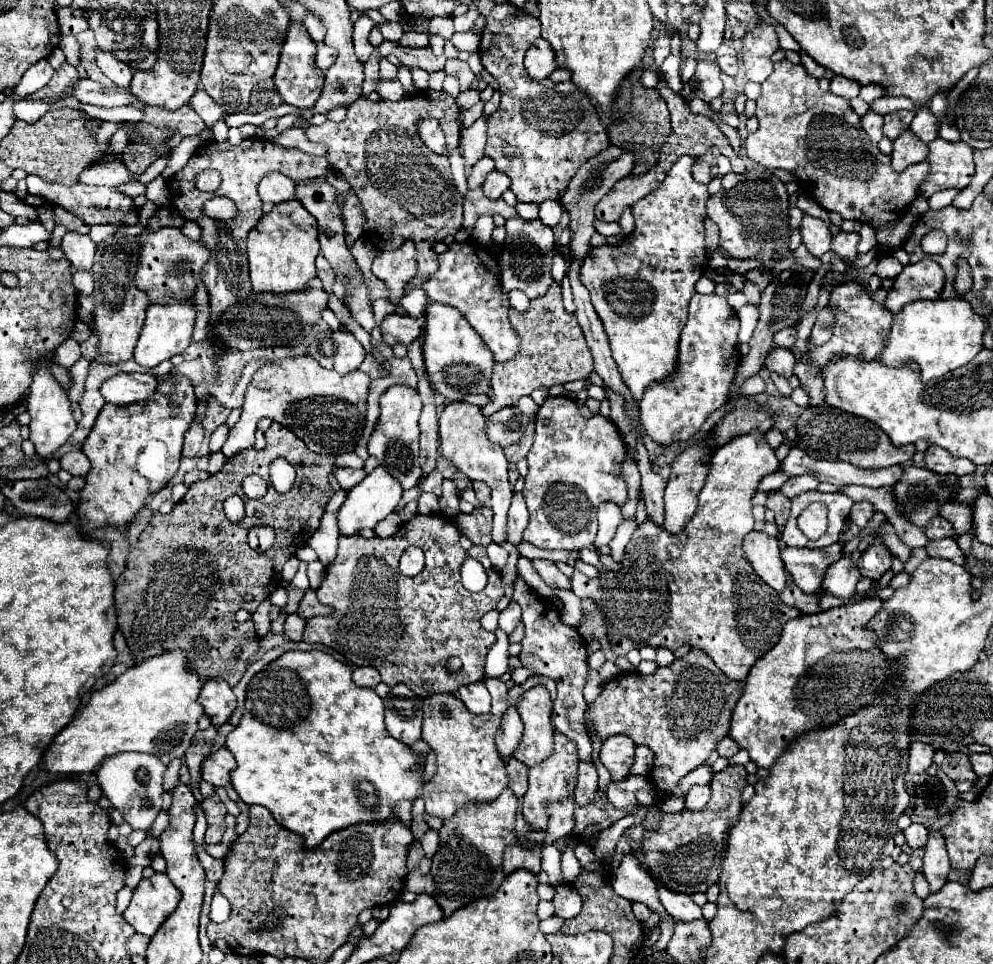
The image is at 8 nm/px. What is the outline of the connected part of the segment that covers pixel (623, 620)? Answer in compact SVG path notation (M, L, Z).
M751 431L729 441L727 445L719 447L711 459L711 471L699 493L697 511L685 525L685 531L673 535L665 531L665 527L657 527L645 519L627 543L625 555L619 561L619 571L599 571L599 575L593 579L579 577L579 571L573 573L573 593L579 599L591 599L601 607L609 645L615 655L621 657L627 655L629 649L641 649L645 645L655 649L667 647L671 651L679 649L681 645L691 645L703 649L729 679L743 681L753 663L771 651L771 647L779 641L783 625L799 617L801 611L785 605L779 593L757 577L741 551L741 543L755 525L751 515L751 497L761 477L777 469L779 459L775 457L775 451L771 451L761 431Z

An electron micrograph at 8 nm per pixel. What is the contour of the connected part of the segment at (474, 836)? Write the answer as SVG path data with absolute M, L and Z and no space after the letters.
M505 789L495 801L491 803L483 803L483 805L467 805L461 807L453 819L443 821L443 829L439 831L441 837L441 847L437 849L435 857L433 857L433 865L429 875L421 875L421 873L409 873L405 877L405 889L413 891L413 893L427 893L431 895L441 911L443 917L449 917L453 911L475 903L479 899L491 897L503 883L505 875L501 871L501 863L503 863L503 851L507 845L515 845L517 837L515 837L515 813L517 813L517 797L513 795L511 789Z

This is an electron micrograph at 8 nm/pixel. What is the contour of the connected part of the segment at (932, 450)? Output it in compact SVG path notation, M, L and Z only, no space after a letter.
M929 445L925 451L925 467L931 471L937 471L941 475L945 473L955 473L955 475L965 475L965 473L973 473L975 465L969 459L955 459L949 451L937 447L937 445Z

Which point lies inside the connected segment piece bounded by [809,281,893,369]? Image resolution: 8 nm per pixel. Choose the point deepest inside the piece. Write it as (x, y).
(860, 325)

